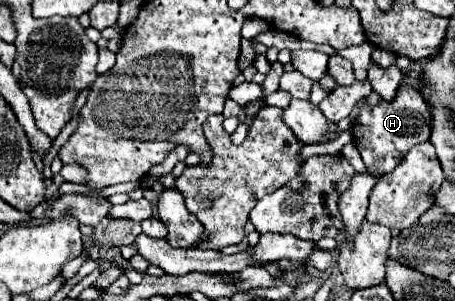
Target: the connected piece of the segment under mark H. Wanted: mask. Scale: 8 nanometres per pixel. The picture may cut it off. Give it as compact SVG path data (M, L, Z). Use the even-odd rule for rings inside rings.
M402 85L398 87L398 93L392 103L382 101L372 111L362 109L360 117L352 123L352 135L356 141L356 147L360 149L360 155L368 167L368 171L376 171L378 175L386 175L394 171L400 157L404 157L406 151L410 151L416 143L430 139L430 111L424 103L424 97L418 89ZM358 119L364 119L362 125L358 125Z

